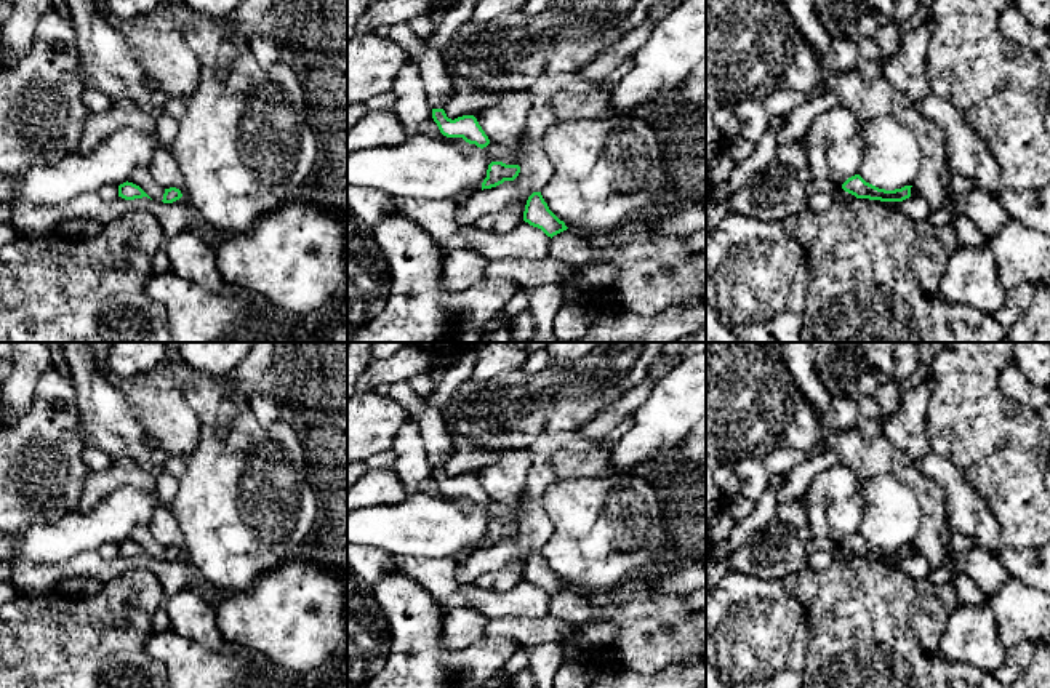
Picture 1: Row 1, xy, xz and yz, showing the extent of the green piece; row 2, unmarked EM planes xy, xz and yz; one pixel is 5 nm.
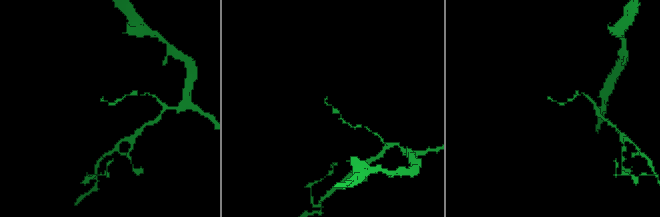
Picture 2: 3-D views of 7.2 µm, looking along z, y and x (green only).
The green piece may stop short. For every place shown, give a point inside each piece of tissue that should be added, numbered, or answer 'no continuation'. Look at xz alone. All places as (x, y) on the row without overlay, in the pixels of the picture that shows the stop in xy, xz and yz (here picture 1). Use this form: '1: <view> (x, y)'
no continuation

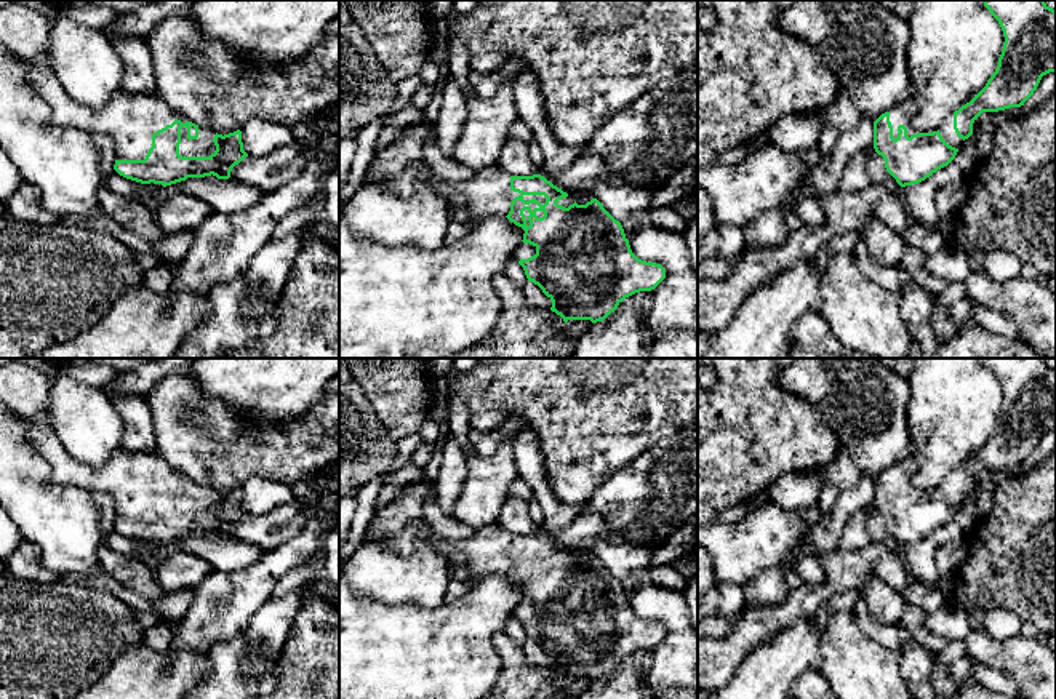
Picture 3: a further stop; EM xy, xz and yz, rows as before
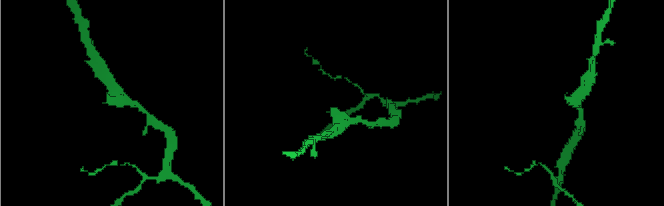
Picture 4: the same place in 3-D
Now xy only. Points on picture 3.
1: xy (204, 504)

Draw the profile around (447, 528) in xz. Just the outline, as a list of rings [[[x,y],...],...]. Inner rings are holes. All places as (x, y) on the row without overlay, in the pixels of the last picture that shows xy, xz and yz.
[[[435,486],[432,488],[426,504],[424,504],[424,520],[432,526],[438,537],[448,541],[466,541],[475,536],[477,531],[470,529],[467,525],[445,517],[435,499]]]

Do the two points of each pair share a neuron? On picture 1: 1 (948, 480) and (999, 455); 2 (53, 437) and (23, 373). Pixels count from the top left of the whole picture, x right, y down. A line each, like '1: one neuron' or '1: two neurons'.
1: two neurons
2: two neurons

